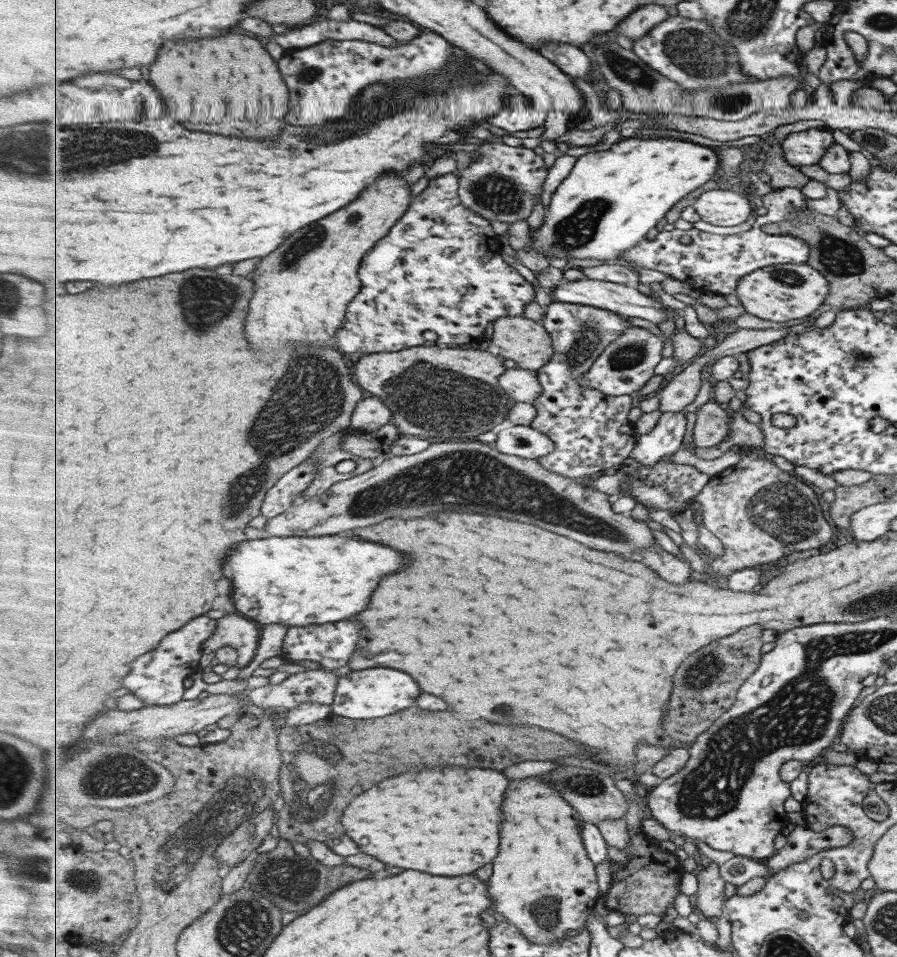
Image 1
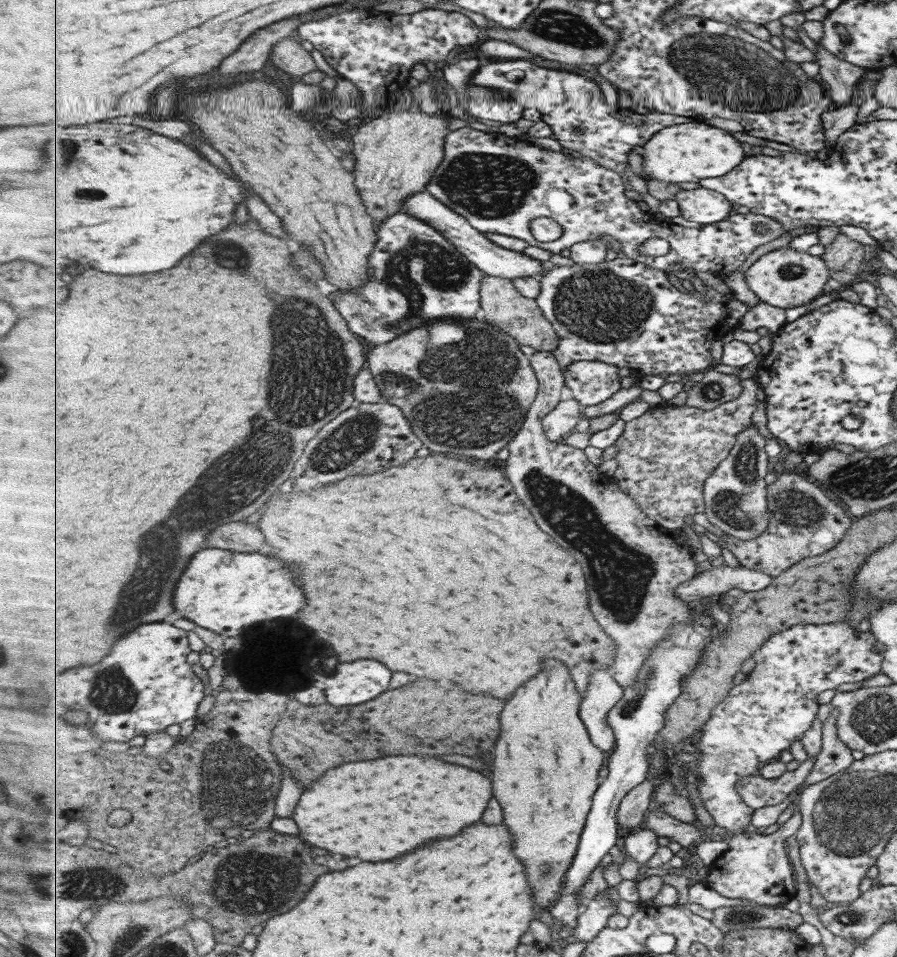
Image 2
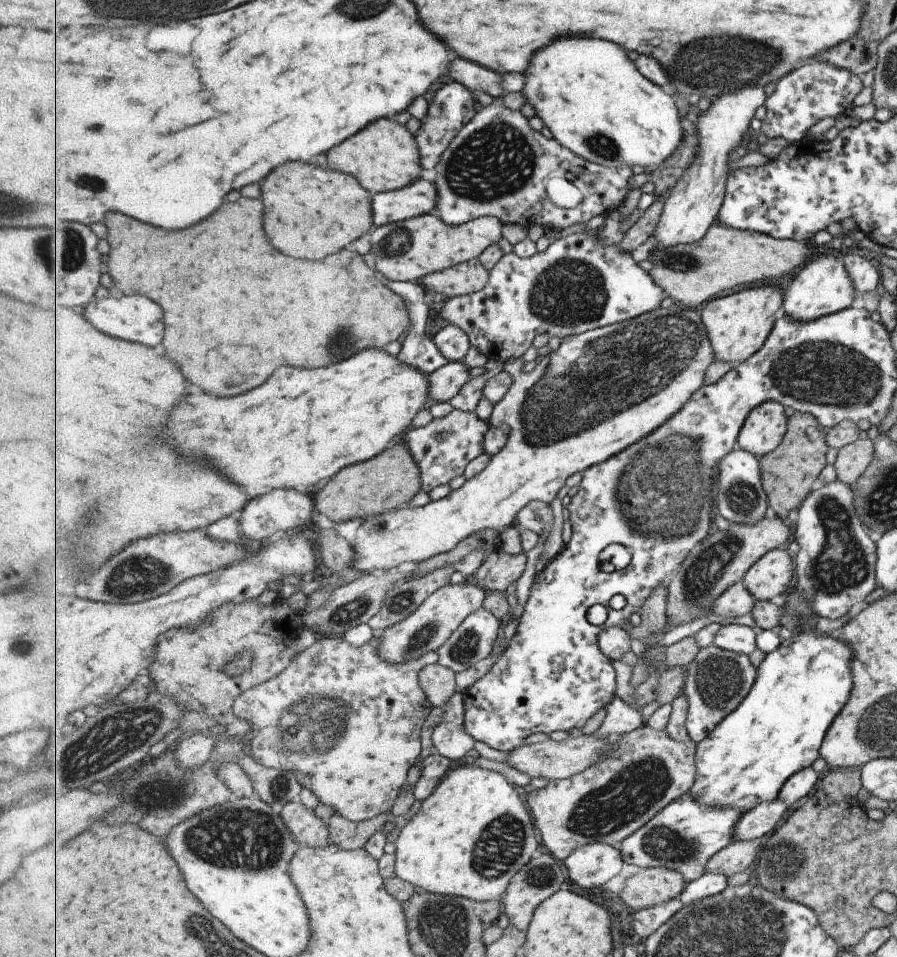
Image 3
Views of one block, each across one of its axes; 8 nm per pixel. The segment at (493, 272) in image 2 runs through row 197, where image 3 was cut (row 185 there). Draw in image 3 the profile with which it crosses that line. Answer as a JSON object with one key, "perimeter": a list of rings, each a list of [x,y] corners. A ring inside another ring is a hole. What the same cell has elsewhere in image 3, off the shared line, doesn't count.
{"perimeter":[[[422,178],[399,190],[374,193],[373,224],[375,226],[403,222],[434,213],[437,208],[437,186]]]}

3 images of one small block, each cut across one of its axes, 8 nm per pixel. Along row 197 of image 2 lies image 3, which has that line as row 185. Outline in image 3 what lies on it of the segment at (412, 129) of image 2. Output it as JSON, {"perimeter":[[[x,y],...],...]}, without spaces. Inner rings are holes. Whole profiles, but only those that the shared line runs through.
{"perimeter":[[[395,120],[373,122],[373,126],[369,126],[369,130],[363,130],[357,138],[349,138],[349,142],[337,146],[337,150],[331,150],[329,166],[333,170],[341,170],[355,176],[361,182],[361,186],[371,194],[411,186],[415,180],[421,178],[421,172],[423,172],[416,135]]]}

